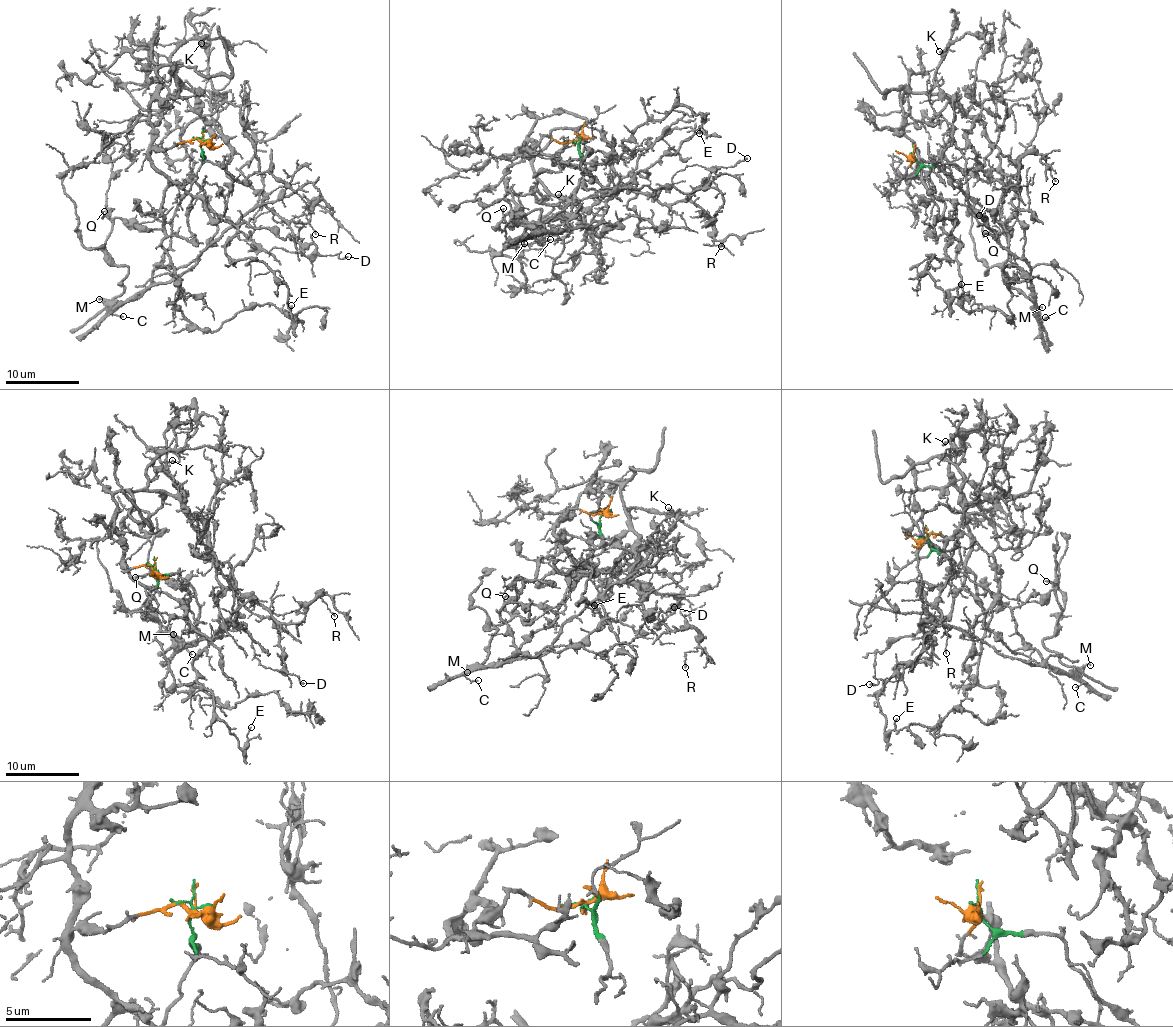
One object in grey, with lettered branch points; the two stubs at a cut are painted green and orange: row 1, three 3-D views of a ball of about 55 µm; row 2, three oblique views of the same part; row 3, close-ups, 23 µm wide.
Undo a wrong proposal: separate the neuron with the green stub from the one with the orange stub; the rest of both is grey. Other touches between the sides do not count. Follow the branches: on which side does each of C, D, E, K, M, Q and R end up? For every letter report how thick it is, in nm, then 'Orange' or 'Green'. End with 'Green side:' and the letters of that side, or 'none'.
C: Thickness 130 nm. Green
D: Thickness 140 nm. Orange
E: Thickness 100 nm. Orange
K: Thickness 110 nm. Orange
M: Thickness 130 nm. Green
Q: Thickness 150 nm. Green
R: Thickness 110 nm. Orange
Green side: C, M, Q

